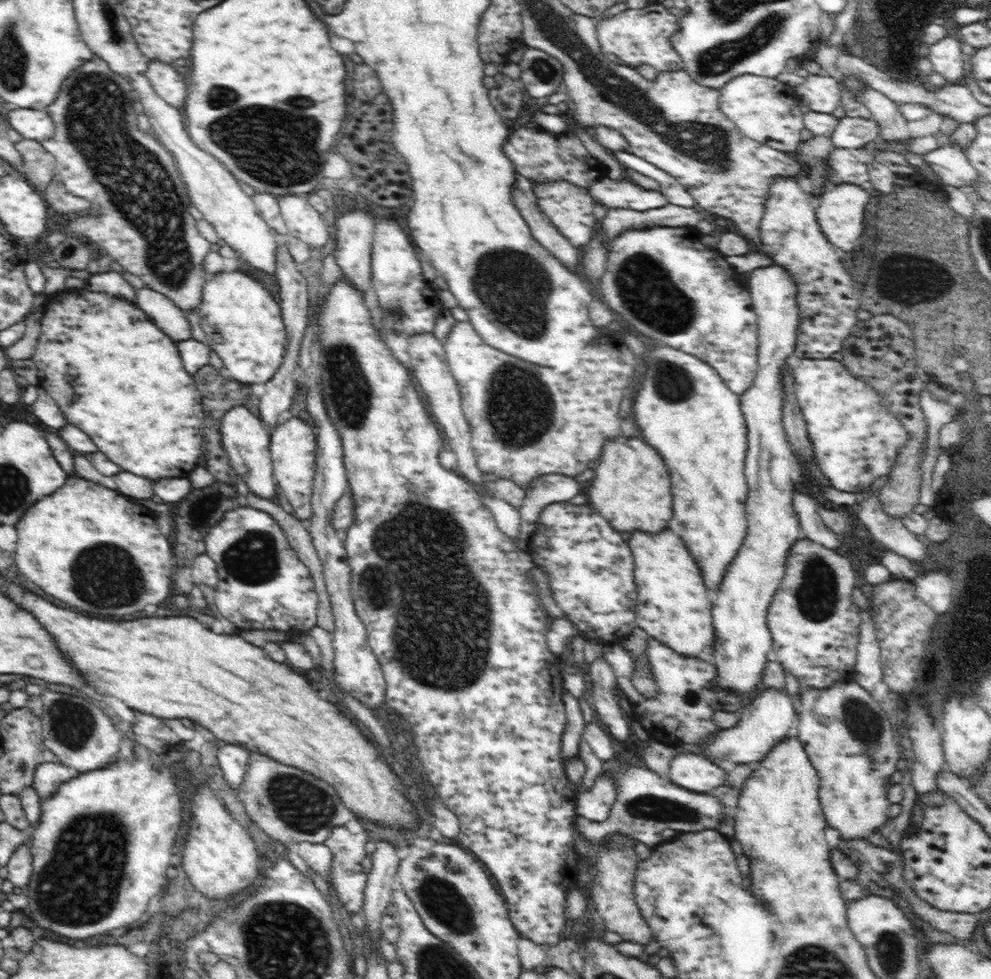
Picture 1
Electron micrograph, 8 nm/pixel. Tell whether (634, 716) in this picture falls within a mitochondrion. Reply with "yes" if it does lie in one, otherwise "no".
no

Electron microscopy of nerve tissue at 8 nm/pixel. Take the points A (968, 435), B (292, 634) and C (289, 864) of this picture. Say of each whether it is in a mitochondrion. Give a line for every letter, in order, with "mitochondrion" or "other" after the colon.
A: mitochondrion
B: other
C: other

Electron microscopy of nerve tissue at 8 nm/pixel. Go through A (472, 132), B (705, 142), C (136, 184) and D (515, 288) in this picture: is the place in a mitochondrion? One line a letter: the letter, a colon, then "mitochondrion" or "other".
A: other
B: mitochondrion
C: mitochondrion
D: mitochondrion

